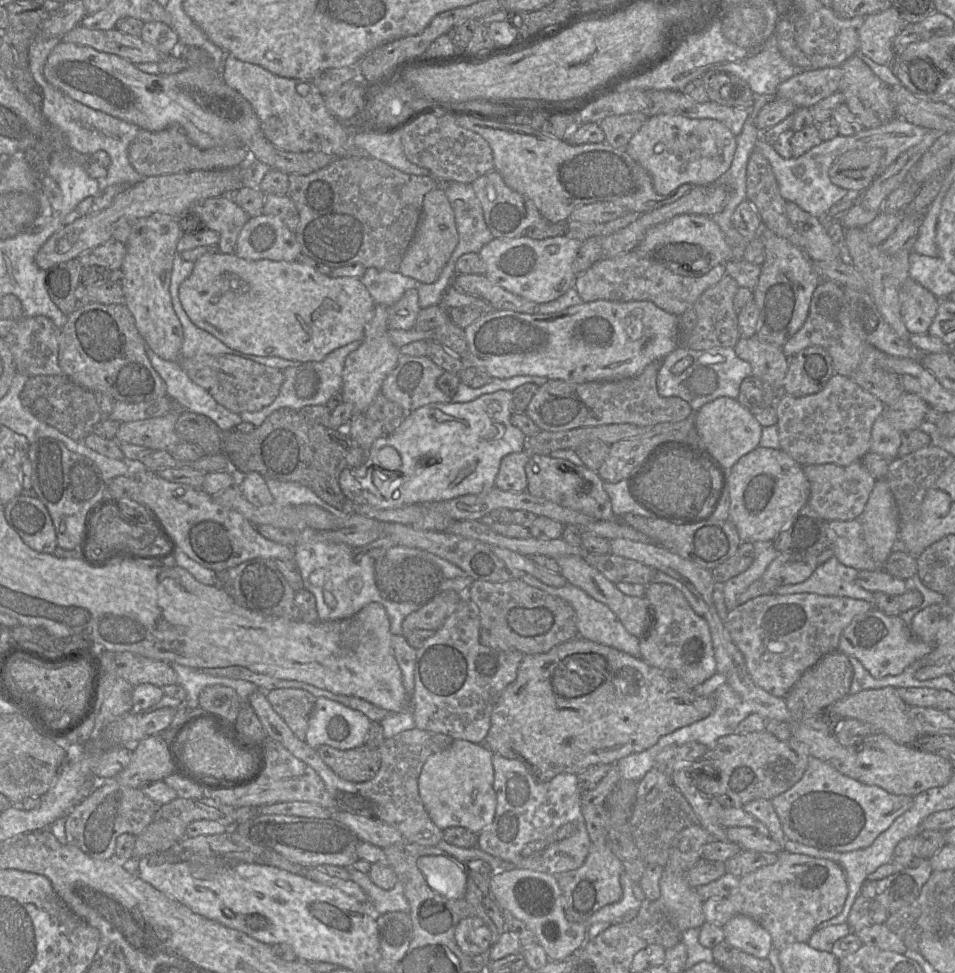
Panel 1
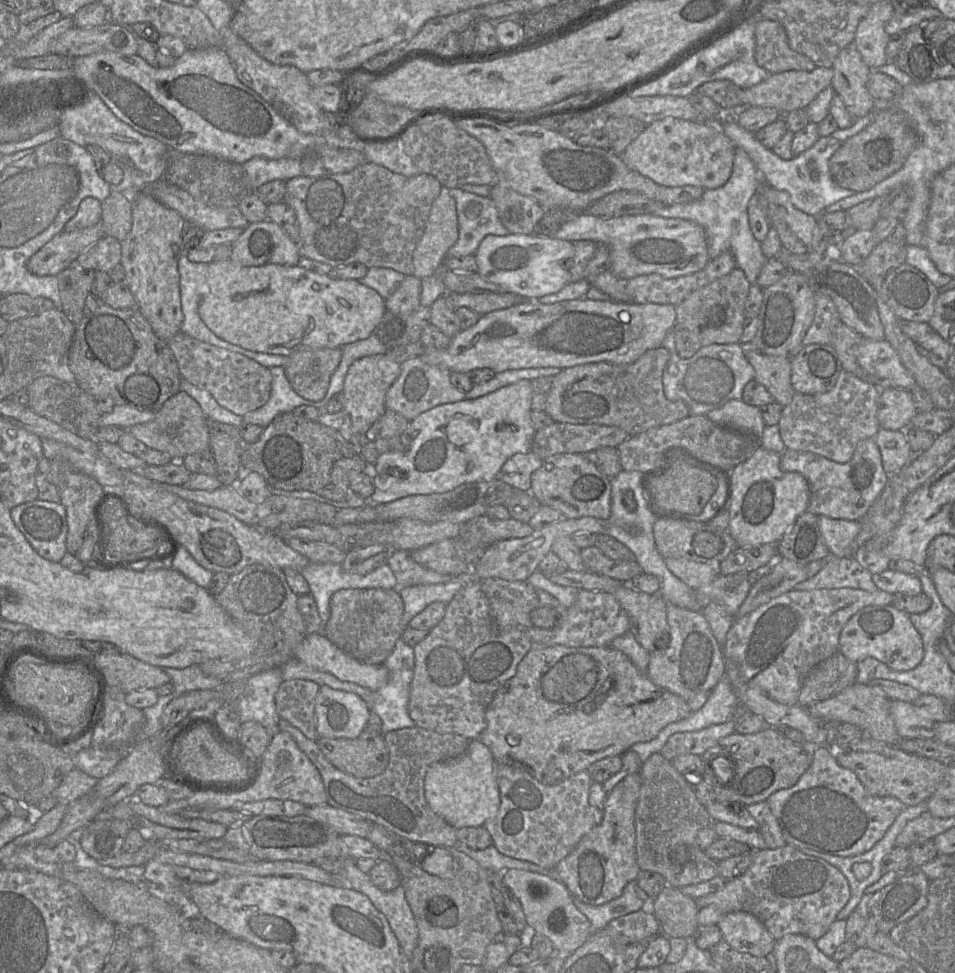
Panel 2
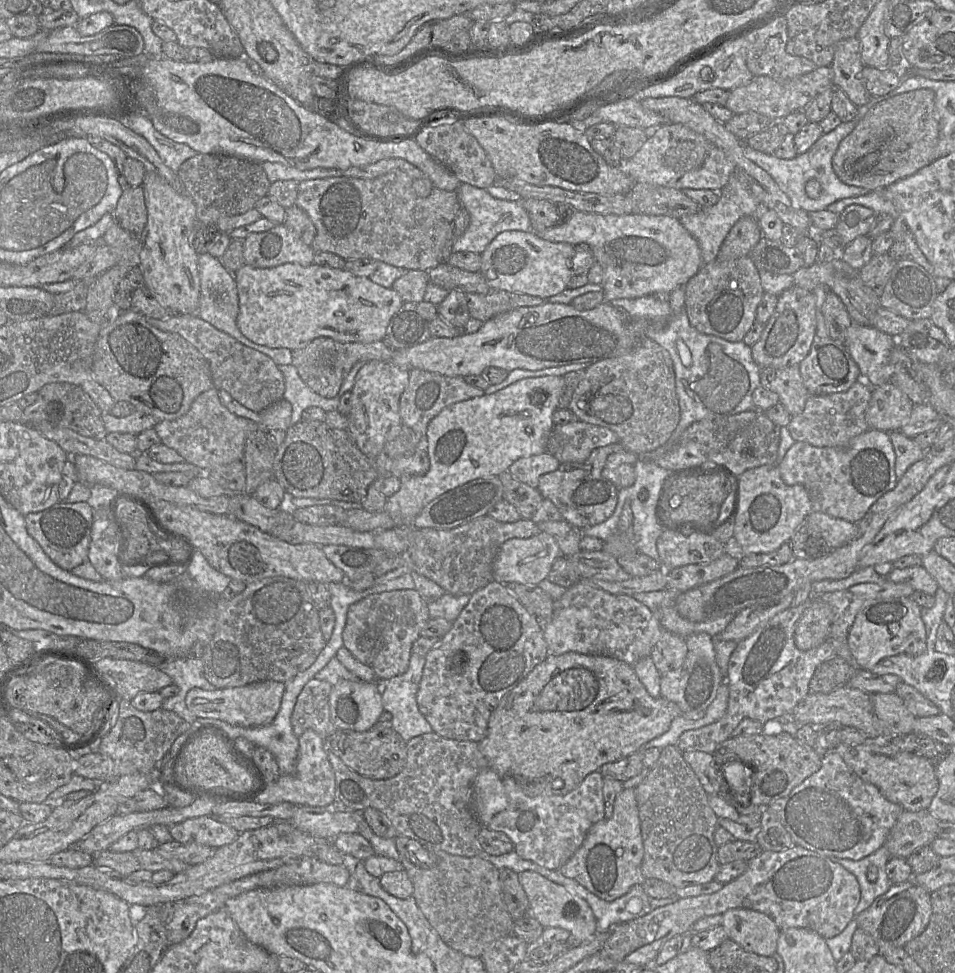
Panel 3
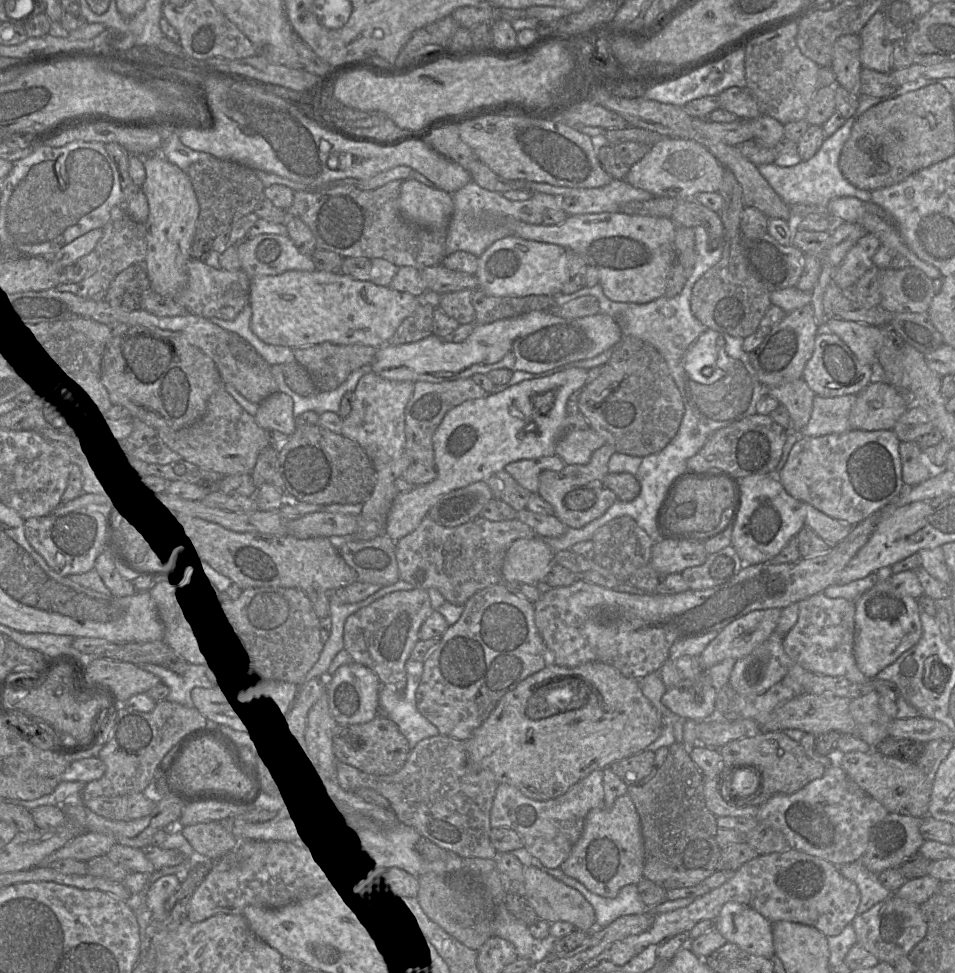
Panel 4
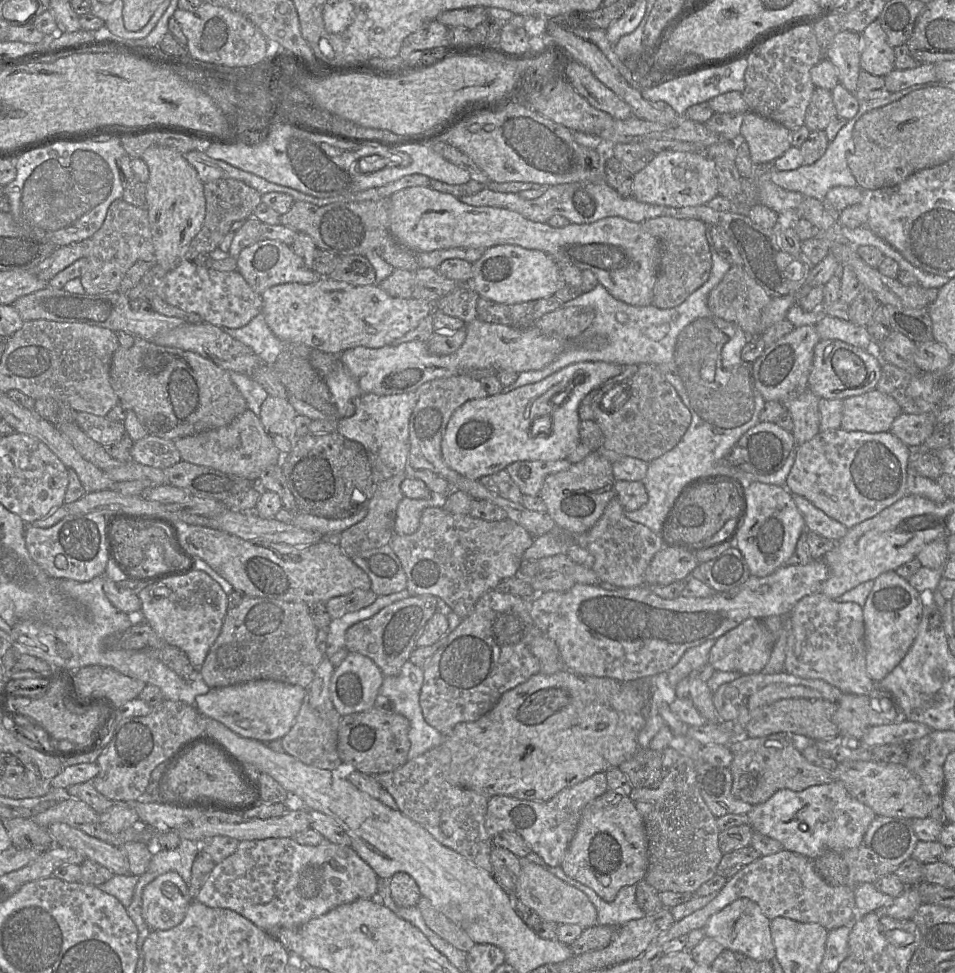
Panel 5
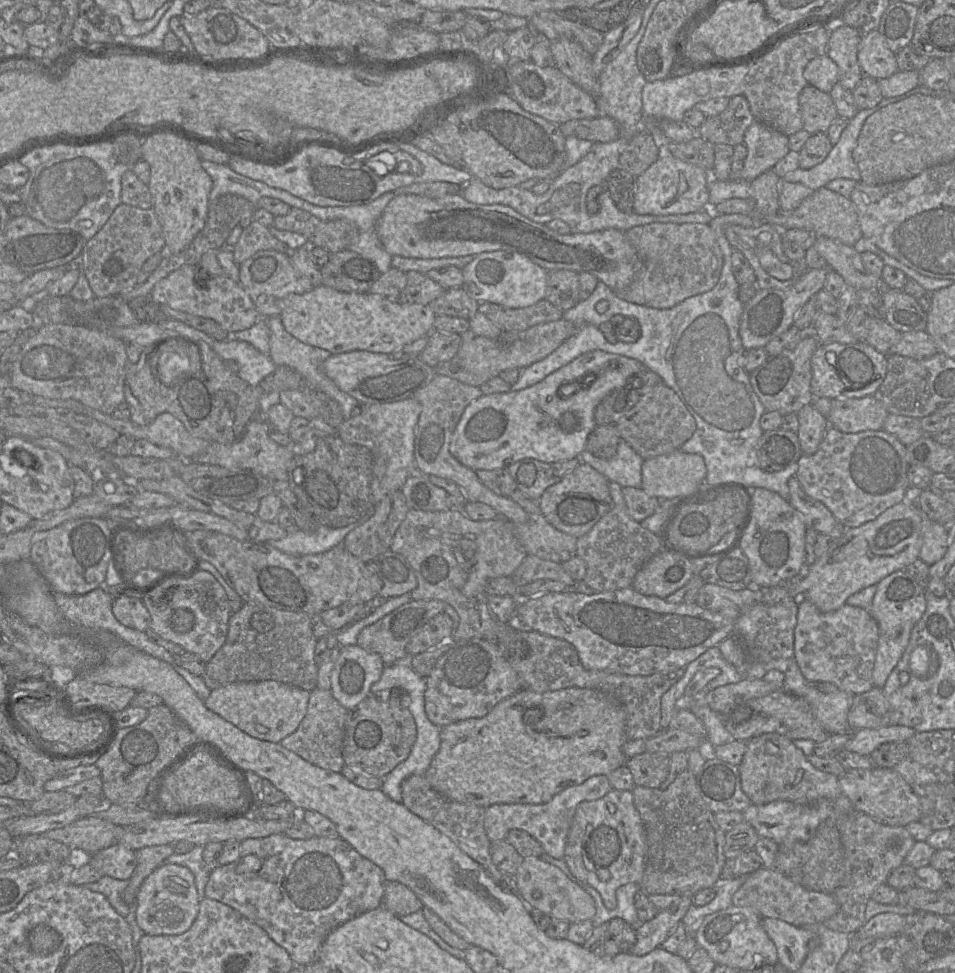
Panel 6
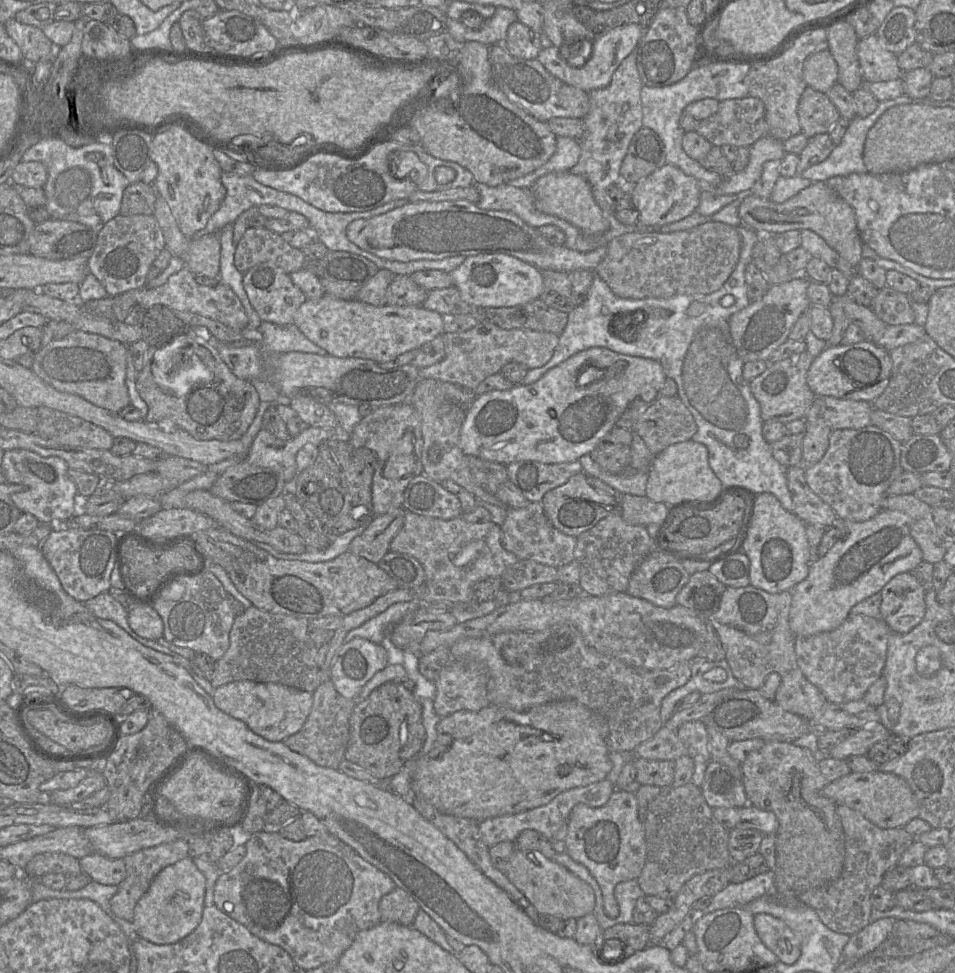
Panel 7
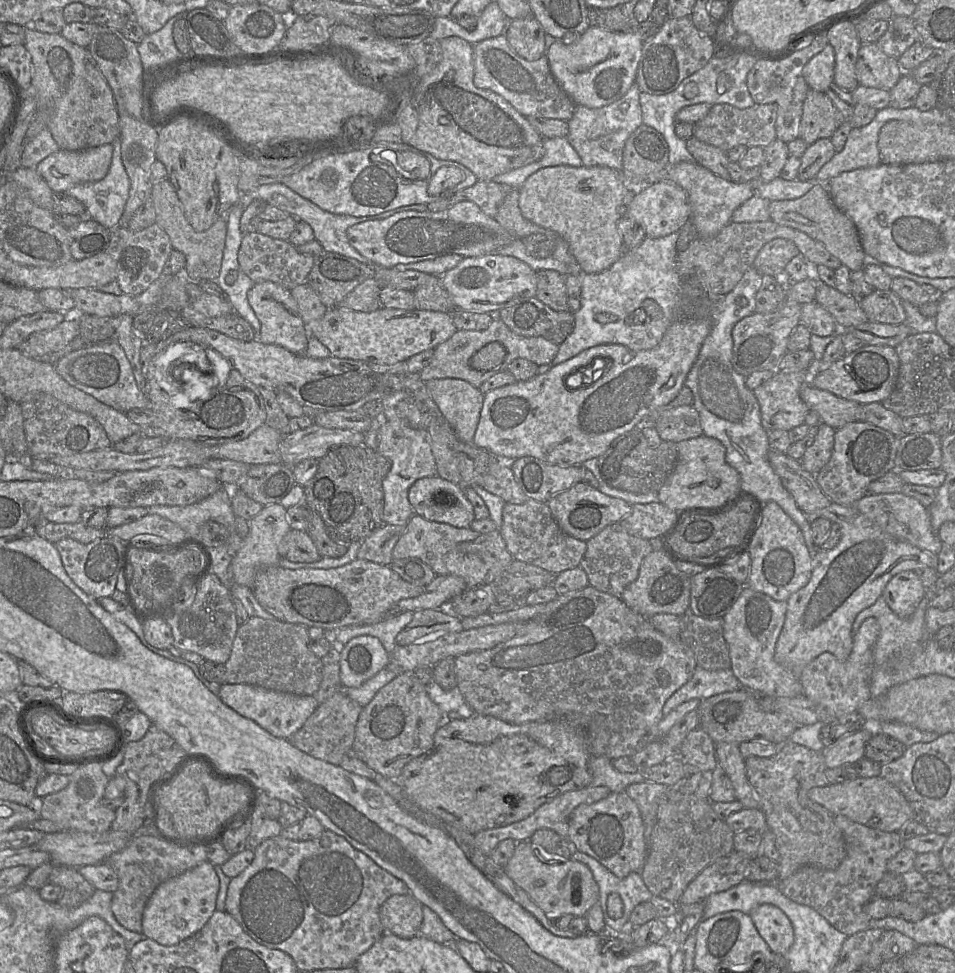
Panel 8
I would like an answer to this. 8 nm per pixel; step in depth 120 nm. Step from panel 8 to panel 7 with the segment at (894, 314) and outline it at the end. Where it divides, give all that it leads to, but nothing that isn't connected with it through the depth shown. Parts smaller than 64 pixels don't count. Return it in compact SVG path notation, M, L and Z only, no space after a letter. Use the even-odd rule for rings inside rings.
M885 286L878 291L870 308L887 325L913 324L911 302L909 295Z

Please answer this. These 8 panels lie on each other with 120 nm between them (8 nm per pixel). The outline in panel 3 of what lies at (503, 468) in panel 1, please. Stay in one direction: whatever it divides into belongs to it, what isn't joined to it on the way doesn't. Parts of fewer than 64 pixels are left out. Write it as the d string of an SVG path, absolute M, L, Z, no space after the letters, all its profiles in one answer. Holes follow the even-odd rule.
M545 452L517 459L508 468L508 472L515 480L536 489L539 478L546 473L557 470L559 466L560 462Z

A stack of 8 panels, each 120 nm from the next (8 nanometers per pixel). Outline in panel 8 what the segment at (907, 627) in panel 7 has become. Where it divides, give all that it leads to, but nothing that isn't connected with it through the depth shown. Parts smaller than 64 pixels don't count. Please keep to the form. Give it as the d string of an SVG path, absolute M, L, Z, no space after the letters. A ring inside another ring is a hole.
M904 571L888 582L882 597L896 615L908 618L926 599L926 590L916 572Z

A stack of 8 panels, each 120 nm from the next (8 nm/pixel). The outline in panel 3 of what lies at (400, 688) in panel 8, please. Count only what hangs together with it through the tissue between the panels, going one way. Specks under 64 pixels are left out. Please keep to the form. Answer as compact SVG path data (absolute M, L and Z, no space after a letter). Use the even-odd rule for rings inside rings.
M378 721L367 731L335 730L325 739L325 747L358 774L374 779L388 779L397 775L405 766L406 743L392 728L391 722Z

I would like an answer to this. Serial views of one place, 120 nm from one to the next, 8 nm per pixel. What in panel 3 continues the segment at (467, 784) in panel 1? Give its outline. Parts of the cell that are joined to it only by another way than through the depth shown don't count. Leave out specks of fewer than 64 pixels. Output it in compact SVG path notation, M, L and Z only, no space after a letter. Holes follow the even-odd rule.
M490 767L483 768L472 783L471 808L475 816L483 827L487 827L491 818L506 806L501 779Z

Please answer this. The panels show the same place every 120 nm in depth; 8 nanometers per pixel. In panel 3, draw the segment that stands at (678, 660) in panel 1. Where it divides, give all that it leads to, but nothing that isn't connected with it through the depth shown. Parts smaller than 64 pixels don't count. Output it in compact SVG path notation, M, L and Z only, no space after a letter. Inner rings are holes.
M694 633L685 638L687 654L683 664L676 670L661 675L660 695L674 702L683 713L692 710L703 710L715 699L718 688L725 683L715 658L713 637L707 633Z

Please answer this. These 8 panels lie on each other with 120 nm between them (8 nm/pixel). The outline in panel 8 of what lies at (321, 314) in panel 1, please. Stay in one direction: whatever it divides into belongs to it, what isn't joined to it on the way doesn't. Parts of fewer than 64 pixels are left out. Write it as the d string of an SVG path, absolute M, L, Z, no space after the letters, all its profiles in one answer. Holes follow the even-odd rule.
M385 307L372 312L329 308L321 319L305 325L305 330L325 345L331 356L386 365L406 361L413 355L434 349L458 331L451 313Z

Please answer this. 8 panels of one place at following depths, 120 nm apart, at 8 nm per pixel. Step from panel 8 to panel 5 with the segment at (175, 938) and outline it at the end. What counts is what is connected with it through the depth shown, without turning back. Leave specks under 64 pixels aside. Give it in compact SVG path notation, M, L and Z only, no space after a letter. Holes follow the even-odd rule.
M169 871L144 887L142 916L151 930L169 930L183 921L191 902L185 881Z

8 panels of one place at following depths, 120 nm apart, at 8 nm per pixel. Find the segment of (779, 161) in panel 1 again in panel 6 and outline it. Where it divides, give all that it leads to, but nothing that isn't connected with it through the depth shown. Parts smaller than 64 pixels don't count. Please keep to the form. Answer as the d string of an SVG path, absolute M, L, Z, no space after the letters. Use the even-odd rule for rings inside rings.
M883 97L877 106L859 110L849 120L839 141L833 145L823 162L810 169L797 168L787 173L782 179L786 182L803 184L812 190L825 187L834 179L851 179L859 182L861 180L860 171L853 159L853 151L857 145L859 133L870 115L890 104L892 104L892 98Z

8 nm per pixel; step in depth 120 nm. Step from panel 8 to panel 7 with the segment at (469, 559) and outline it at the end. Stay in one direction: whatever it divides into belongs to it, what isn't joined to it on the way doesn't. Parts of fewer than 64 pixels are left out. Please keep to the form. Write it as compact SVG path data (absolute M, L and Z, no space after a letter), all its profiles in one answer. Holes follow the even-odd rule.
M408 511L403 526L390 543L390 551L408 554L422 564L426 580L420 604L479 602L473 600L473 586L486 578L500 578L508 567L519 561L502 546L502 529L491 520L471 523L462 516L444 520Z

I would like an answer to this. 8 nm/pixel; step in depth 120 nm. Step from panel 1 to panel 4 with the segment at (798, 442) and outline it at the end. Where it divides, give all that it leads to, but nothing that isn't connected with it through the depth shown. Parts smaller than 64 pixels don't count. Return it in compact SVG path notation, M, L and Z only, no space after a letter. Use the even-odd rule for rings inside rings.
M815 395L810 419L798 433L799 436L819 437L851 430L849 415L856 398L857 395L831 398Z

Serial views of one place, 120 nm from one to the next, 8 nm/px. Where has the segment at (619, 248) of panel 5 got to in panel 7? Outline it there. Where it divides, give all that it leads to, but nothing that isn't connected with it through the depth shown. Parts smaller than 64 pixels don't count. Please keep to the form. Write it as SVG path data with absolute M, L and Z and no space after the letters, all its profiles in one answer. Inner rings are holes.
M467 200L410 202L384 214L351 222L347 238L359 248L391 261L438 260L455 256L508 254L536 266L541 271L570 273L576 270L594 272L606 254L607 246L579 252L565 245L550 243L539 231L514 213L486 210Z

